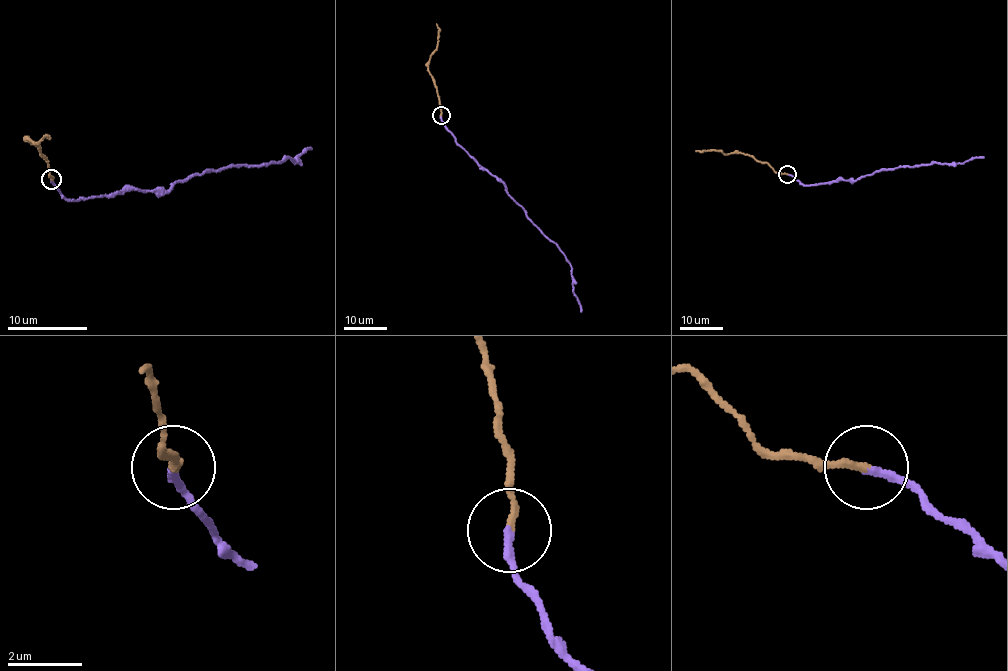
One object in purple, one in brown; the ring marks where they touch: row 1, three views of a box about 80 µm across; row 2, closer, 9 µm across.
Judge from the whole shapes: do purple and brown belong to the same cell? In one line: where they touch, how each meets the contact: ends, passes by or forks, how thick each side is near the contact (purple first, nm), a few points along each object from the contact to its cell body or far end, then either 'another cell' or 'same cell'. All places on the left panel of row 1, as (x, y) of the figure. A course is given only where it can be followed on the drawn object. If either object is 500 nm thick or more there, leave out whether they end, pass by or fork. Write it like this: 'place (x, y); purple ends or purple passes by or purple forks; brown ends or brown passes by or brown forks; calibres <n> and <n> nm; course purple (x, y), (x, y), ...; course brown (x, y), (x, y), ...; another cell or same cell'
place (51, 179); purple ends; brown ends; calibres 220 and 200 nm; course purple (52, 179), (68, 199), (114, 195), (124, 189), (166, 191), (173, 183), (205, 171), (295, 160), (311, 148); course brown (52, 179), (46, 158), (28, 140), (36, 144), (44, 136), (48, 138), (44, 138); another cell

